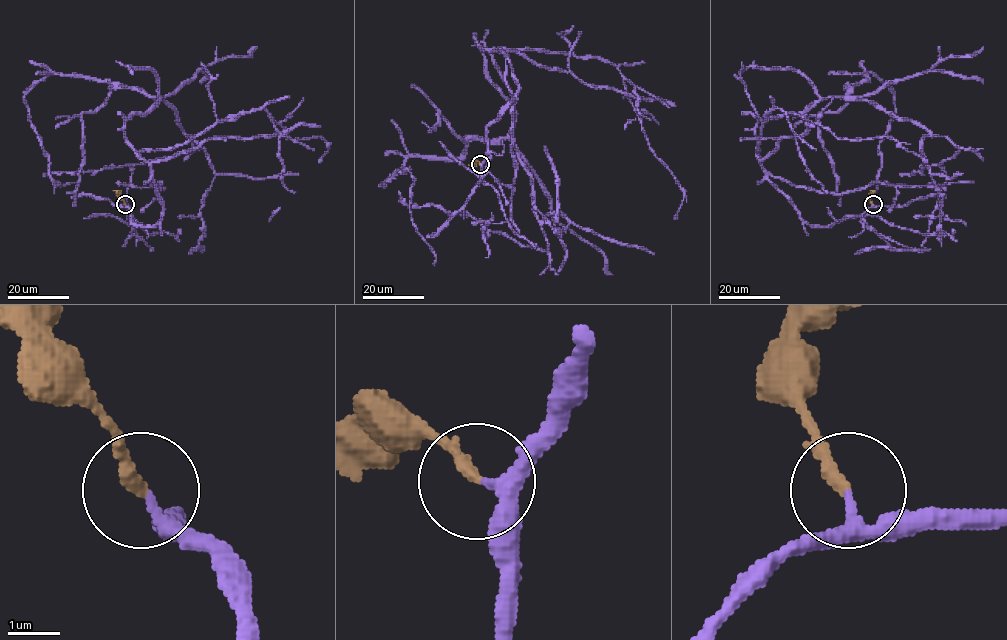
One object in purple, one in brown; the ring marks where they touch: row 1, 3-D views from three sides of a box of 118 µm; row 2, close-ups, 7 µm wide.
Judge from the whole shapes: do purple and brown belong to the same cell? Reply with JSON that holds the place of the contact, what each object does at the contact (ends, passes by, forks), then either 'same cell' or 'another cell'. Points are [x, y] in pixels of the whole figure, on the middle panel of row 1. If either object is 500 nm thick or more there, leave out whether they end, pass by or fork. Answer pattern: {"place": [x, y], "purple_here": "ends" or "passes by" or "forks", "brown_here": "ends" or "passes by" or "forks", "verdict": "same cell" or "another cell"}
{"place": [480, 164], "purple_here": "passes by", "brown_here": "ends", "verdict": "same cell"}

